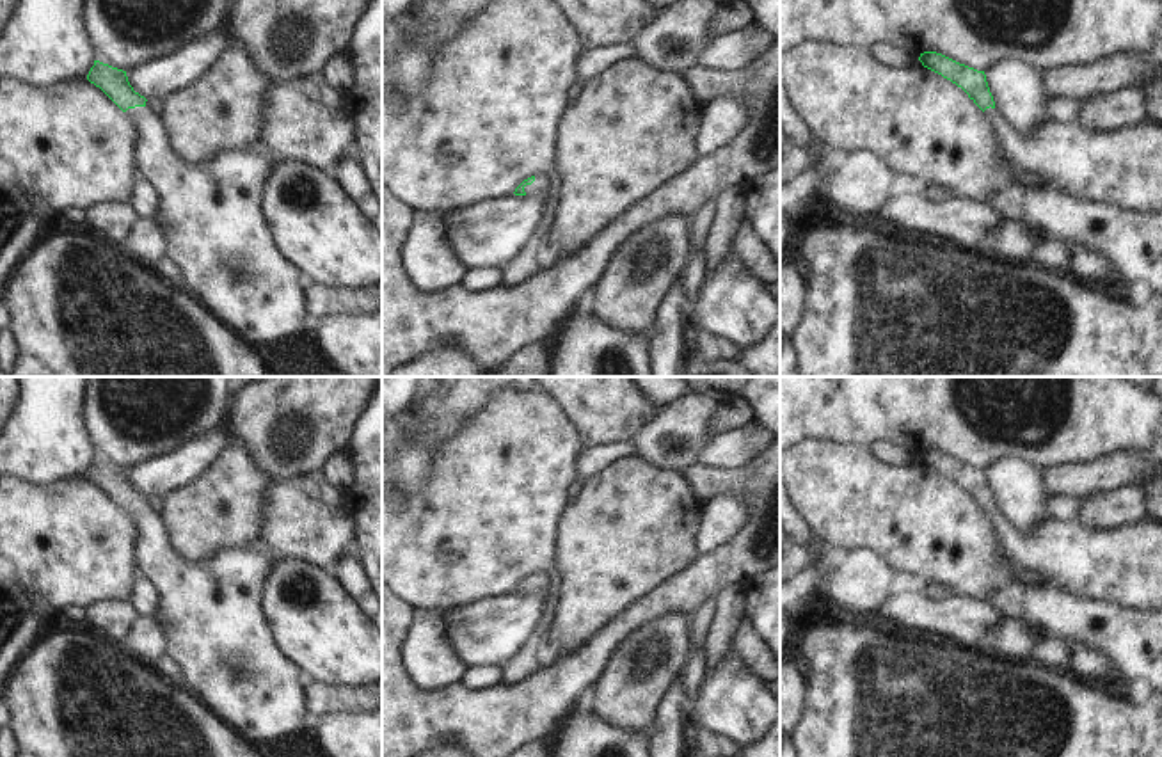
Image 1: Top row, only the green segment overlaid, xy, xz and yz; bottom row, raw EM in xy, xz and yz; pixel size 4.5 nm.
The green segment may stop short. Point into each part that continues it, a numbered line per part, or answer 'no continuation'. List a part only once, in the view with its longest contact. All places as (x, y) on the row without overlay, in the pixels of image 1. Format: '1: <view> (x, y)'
1: xz (539, 583)

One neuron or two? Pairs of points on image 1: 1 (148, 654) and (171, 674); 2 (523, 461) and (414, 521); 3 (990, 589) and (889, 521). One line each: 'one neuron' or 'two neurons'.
1: two neurons
2: one neuron
3: one neuron

